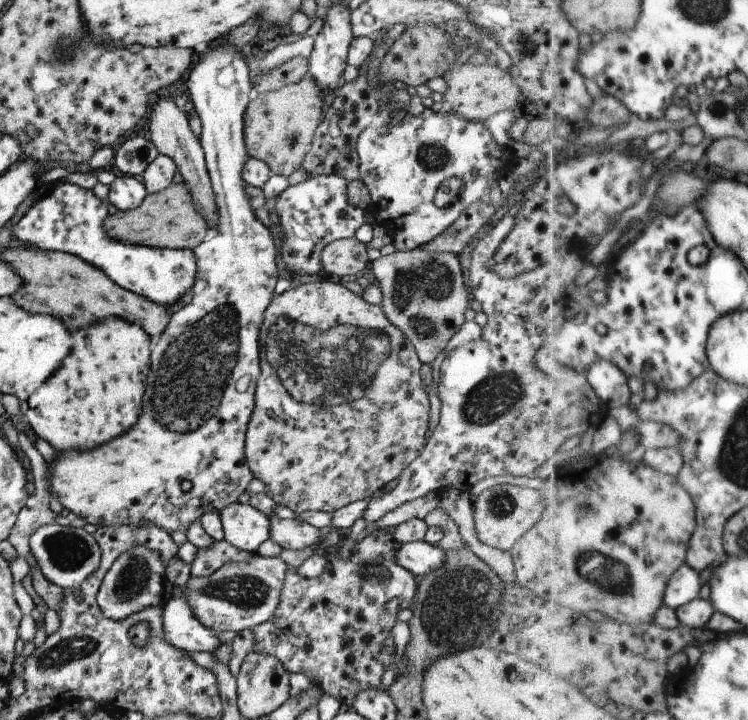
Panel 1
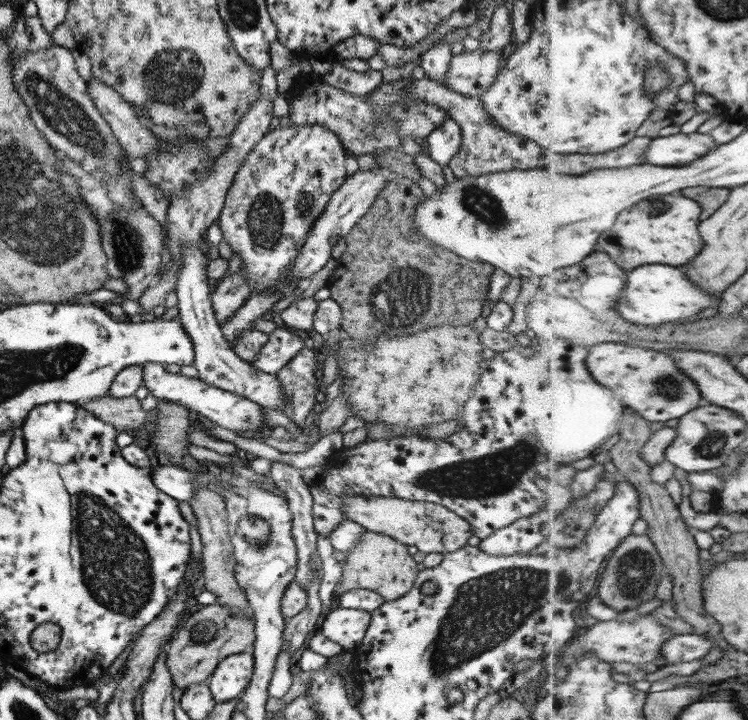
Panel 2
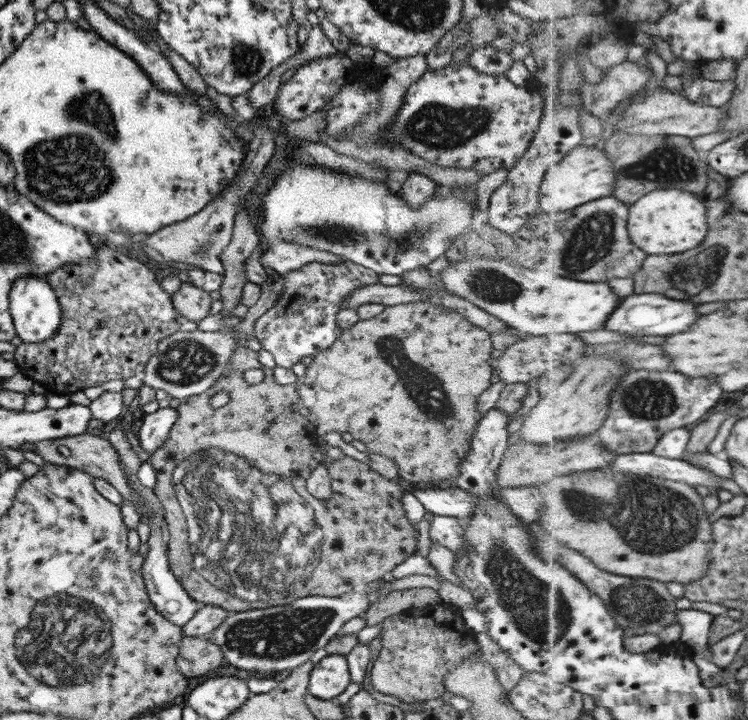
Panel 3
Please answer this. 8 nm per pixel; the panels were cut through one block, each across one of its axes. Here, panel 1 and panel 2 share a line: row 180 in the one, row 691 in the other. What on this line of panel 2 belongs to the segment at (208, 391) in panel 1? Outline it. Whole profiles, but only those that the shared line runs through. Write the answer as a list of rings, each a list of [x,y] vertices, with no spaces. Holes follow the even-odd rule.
[[[252,646],[225,657],[206,681],[216,703],[239,697],[249,684],[253,670]]]

